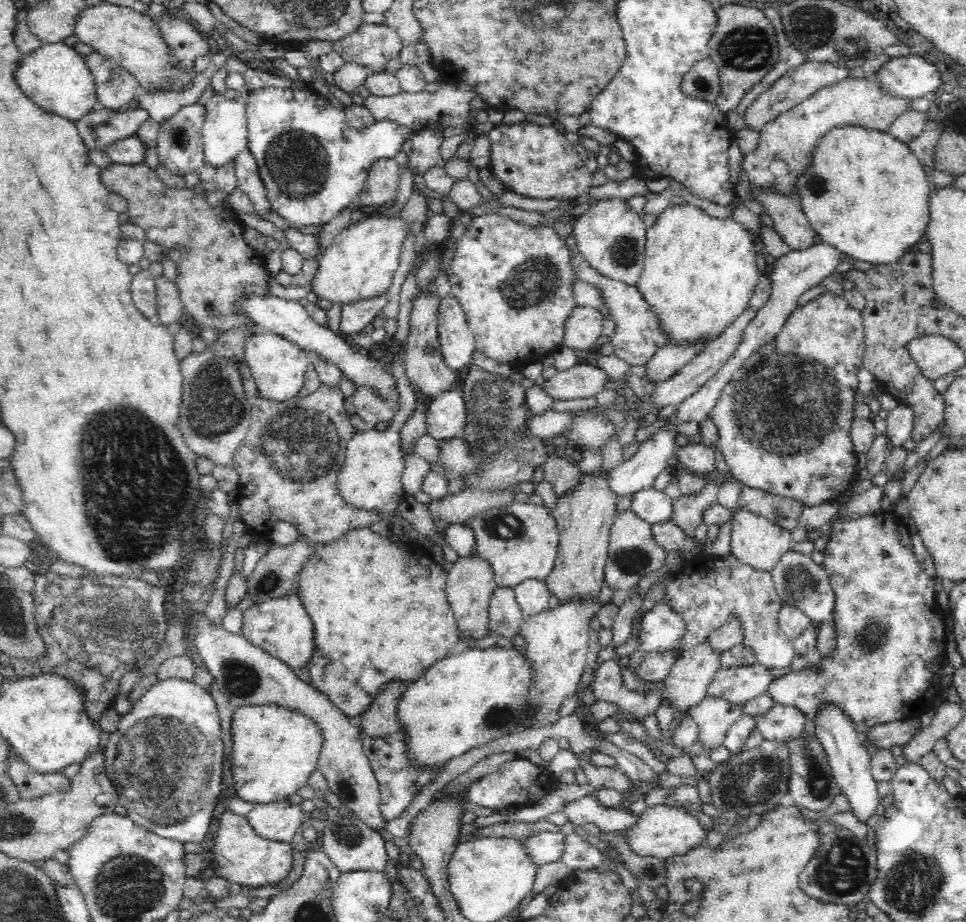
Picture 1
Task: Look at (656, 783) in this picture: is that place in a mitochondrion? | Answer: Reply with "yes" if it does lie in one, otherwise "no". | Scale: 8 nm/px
no

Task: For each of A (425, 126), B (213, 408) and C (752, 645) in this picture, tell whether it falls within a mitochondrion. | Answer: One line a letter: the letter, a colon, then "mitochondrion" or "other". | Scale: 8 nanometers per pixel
A: other
B: mitochondrion
C: other

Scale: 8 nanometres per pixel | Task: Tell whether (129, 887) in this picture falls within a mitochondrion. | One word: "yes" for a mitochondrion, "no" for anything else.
yes

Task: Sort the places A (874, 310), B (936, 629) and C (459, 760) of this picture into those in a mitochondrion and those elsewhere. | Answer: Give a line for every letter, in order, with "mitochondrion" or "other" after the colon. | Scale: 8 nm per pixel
A: other
B: other
C: other

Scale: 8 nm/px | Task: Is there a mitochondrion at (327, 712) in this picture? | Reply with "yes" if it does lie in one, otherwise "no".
no

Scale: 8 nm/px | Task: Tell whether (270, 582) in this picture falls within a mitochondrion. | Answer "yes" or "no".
yes

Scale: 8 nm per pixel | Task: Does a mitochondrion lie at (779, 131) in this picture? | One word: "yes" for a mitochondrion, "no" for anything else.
no

